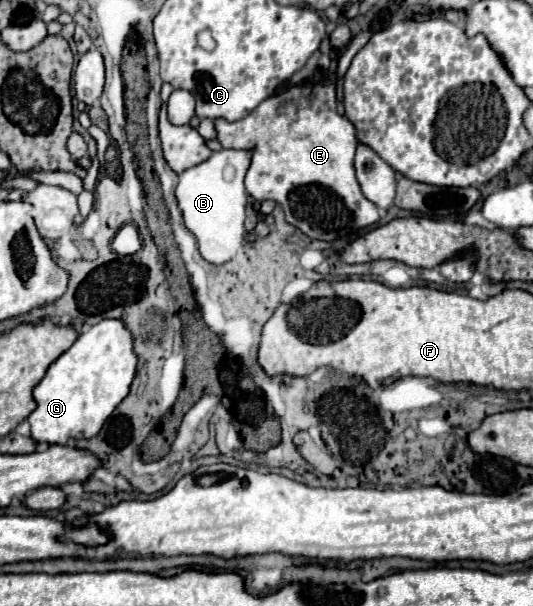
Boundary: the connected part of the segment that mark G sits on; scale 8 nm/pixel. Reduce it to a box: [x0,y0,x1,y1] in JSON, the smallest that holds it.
[28,319,138,445]

